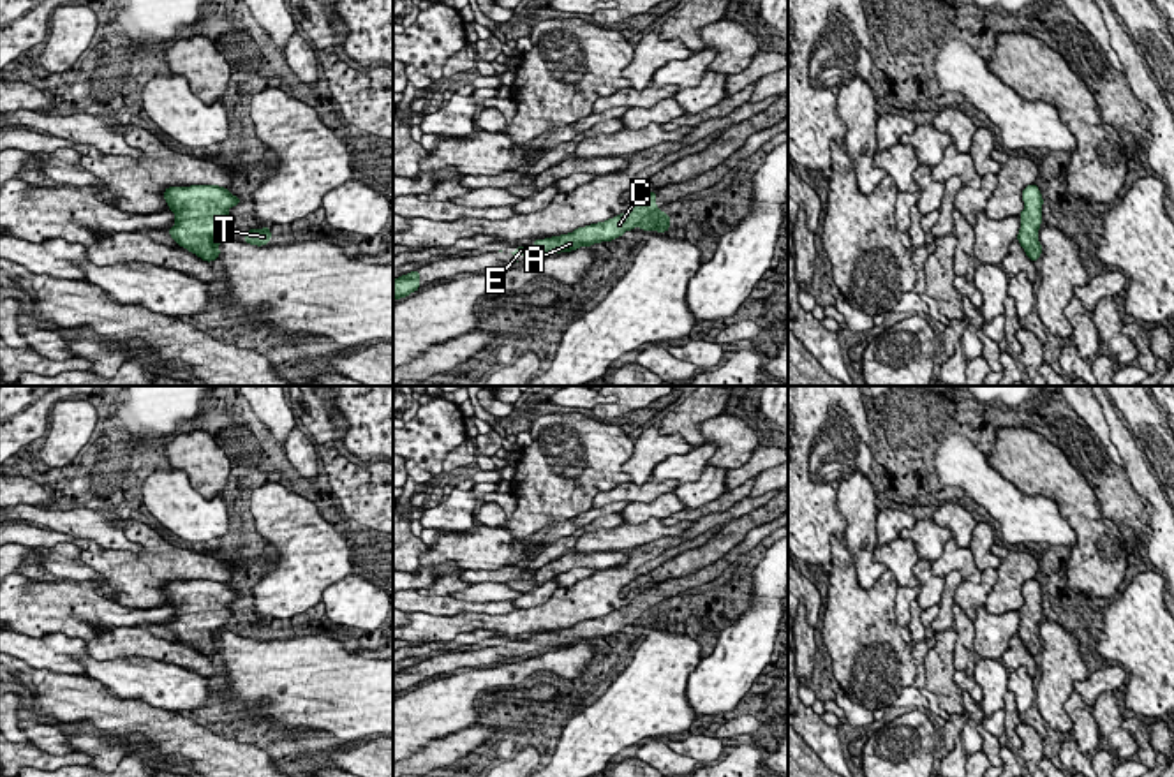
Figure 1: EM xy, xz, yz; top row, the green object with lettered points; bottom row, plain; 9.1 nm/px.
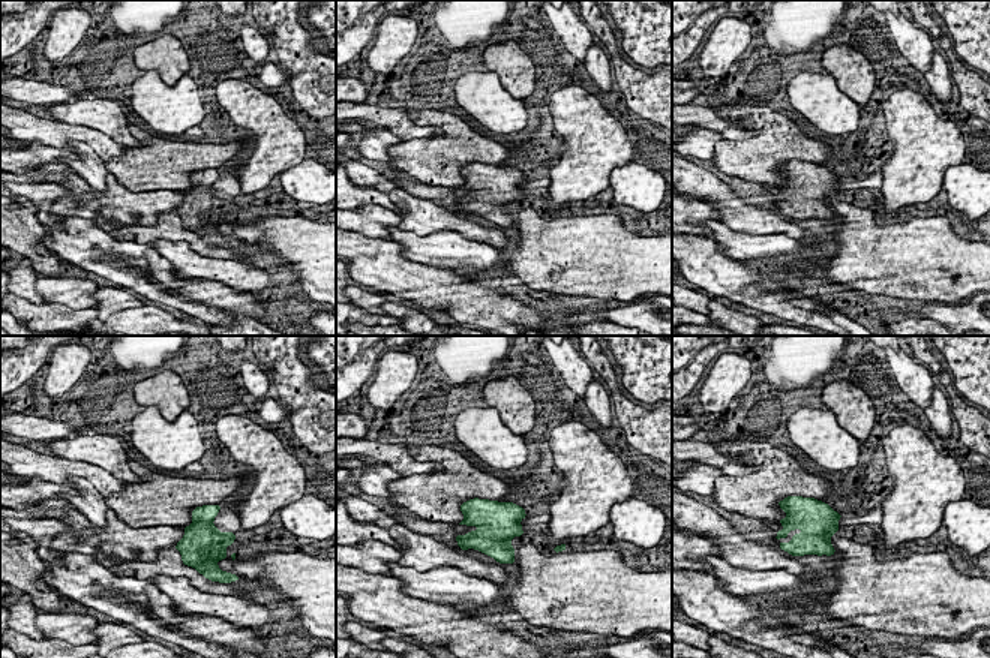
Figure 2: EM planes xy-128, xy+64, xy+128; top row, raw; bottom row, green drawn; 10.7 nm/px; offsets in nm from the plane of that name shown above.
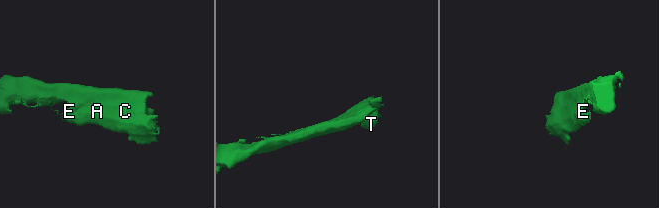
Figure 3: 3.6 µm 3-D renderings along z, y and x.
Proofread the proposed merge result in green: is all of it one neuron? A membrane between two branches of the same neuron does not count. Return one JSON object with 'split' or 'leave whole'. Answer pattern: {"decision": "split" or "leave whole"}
{"decision": "leave whole"}

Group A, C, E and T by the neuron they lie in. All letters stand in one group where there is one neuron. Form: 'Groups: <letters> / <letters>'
Groups: A C E T

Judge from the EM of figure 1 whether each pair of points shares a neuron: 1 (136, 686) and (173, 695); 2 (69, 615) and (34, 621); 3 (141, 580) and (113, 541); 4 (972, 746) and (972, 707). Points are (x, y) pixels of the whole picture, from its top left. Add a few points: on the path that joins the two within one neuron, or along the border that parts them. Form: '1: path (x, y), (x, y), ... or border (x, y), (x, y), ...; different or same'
1: path (145, 686), (164, 686); same
2: path (60, 615), (43, 615); same
3: border (141, 545), (138, 550), (104, 550); different
4: path (972, 737), (972, 716); same

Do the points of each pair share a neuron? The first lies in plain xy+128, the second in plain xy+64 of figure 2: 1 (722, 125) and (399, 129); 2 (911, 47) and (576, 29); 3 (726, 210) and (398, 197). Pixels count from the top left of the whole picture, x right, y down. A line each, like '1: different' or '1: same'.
1: same
2: same
3: same

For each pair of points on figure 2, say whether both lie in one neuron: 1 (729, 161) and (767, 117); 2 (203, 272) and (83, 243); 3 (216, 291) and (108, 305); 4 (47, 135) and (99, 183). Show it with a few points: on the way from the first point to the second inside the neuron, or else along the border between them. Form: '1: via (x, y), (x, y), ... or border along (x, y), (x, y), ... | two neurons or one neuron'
1: via (743, 158), (767, 131) | one neuron
2: border along (149, 245), (177, 276), (203, 281) | two neurons
3: border along (128, 290), (132, 291) | two neurons
4: border along (69, 143), (84, 143), (102, 162) | two neurons

